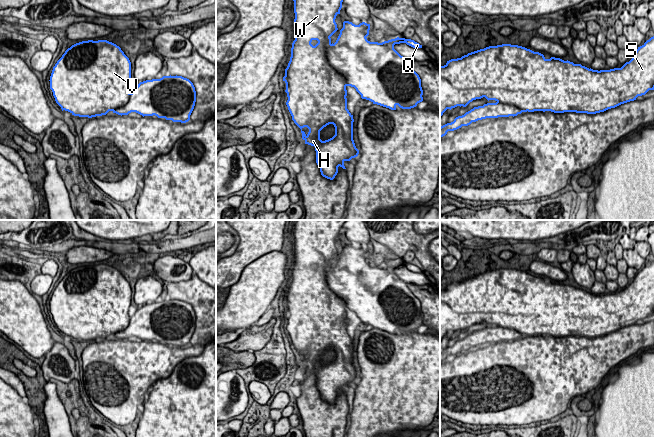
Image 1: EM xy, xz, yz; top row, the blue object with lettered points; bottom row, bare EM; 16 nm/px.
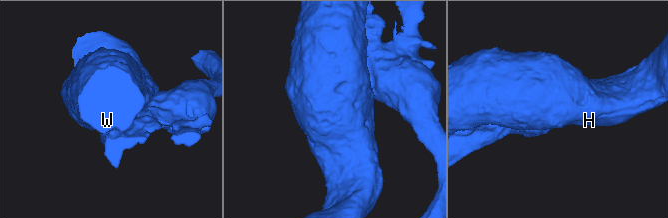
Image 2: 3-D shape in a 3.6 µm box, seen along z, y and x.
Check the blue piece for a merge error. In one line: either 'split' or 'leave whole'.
split

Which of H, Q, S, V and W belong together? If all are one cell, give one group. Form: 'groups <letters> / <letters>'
groups H S V W / Q

